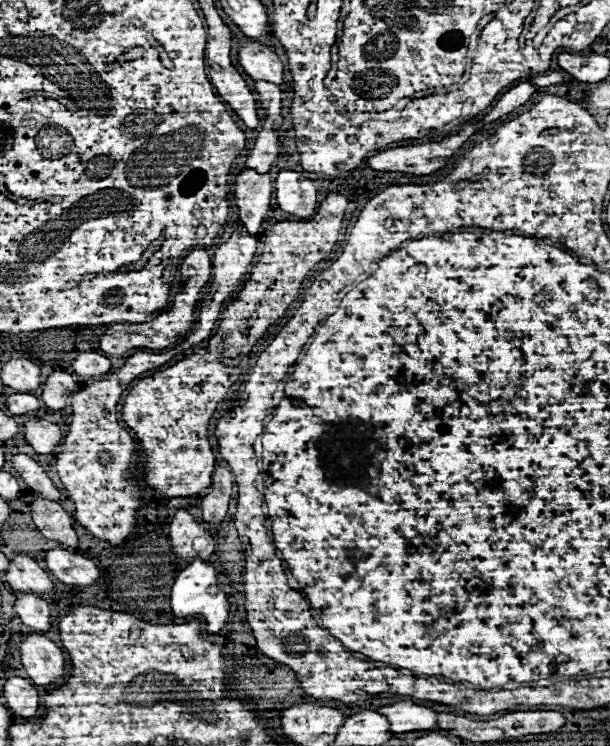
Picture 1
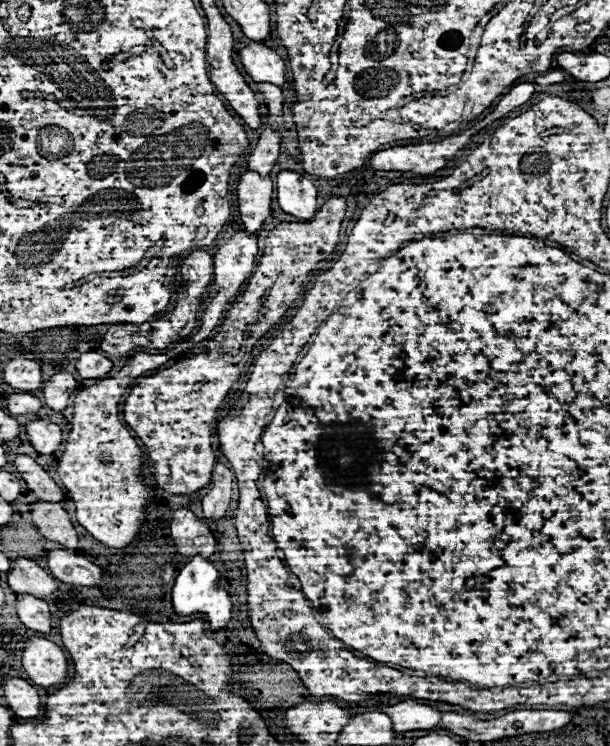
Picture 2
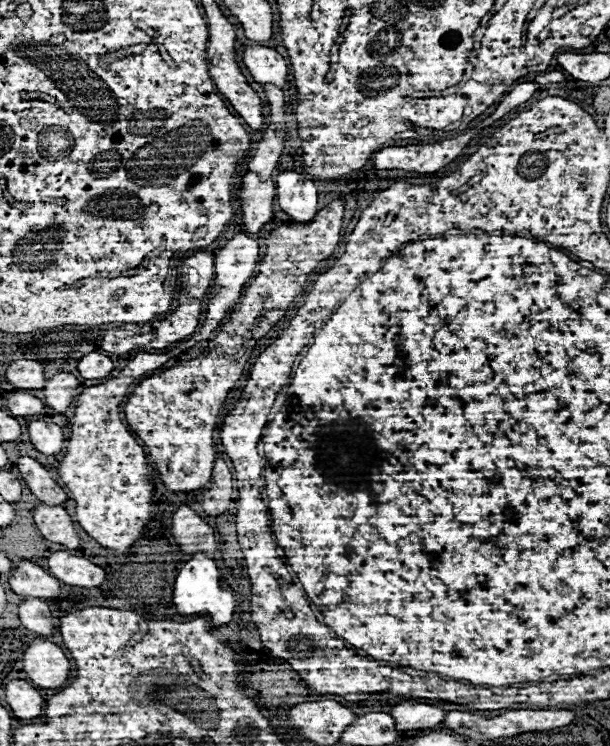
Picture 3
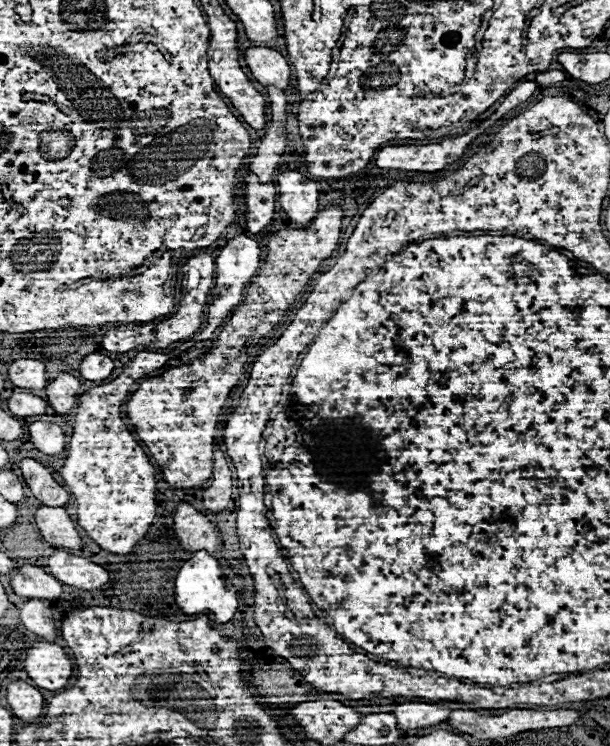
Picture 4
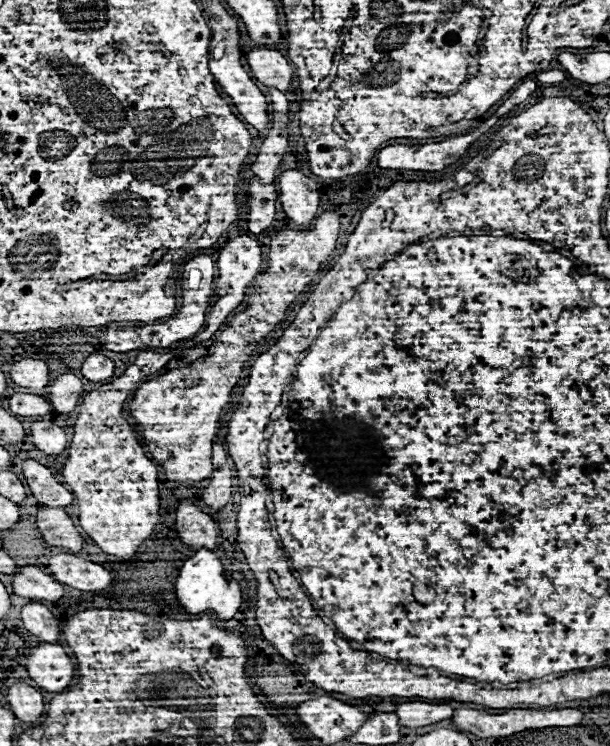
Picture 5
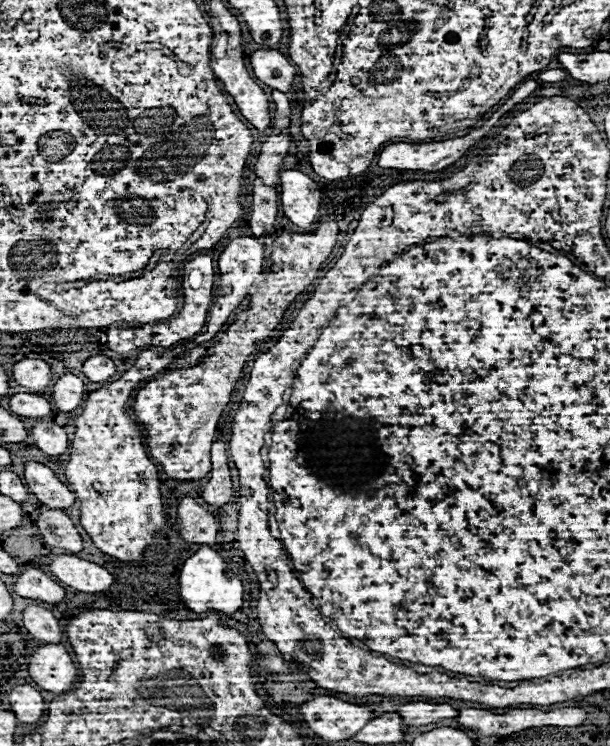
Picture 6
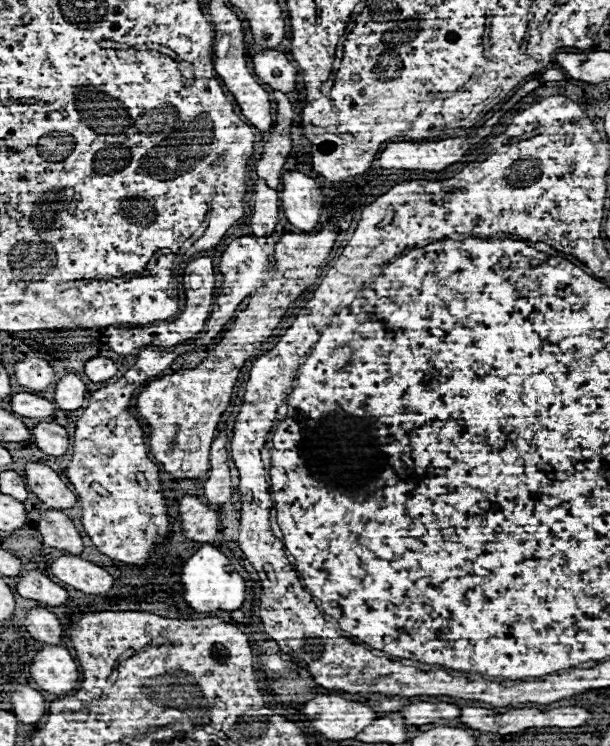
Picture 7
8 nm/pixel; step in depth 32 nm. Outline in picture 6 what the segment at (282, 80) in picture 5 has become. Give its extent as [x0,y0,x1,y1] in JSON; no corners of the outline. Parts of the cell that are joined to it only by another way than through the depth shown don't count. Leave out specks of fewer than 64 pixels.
[250,50,296,92]

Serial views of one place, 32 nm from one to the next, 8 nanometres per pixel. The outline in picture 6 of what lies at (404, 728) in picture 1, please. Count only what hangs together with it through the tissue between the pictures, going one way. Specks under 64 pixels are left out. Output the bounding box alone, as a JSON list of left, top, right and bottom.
[398,702,458,726]

